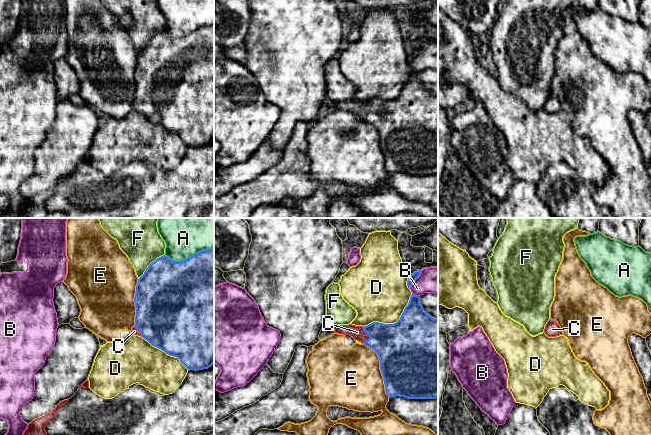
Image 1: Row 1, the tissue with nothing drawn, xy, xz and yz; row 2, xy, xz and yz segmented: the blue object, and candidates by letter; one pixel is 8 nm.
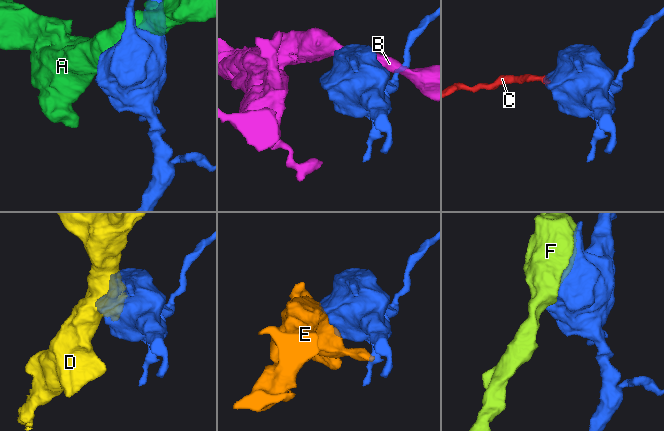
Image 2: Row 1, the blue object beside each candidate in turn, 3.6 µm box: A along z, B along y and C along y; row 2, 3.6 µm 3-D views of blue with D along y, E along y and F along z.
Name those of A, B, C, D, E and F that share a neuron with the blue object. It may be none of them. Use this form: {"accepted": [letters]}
{"accepted": ["C"]}

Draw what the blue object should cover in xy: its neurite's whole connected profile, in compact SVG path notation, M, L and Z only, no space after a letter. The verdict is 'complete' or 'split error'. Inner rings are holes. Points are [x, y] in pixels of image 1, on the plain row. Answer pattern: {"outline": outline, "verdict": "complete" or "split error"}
{"outline": "M214 24L202 26L180 38L165 31L157 34L138 55L134 78L133 111L141 112L152 122L177 133L188 147L208 145L214 140Z", "verdict": "split error"}

